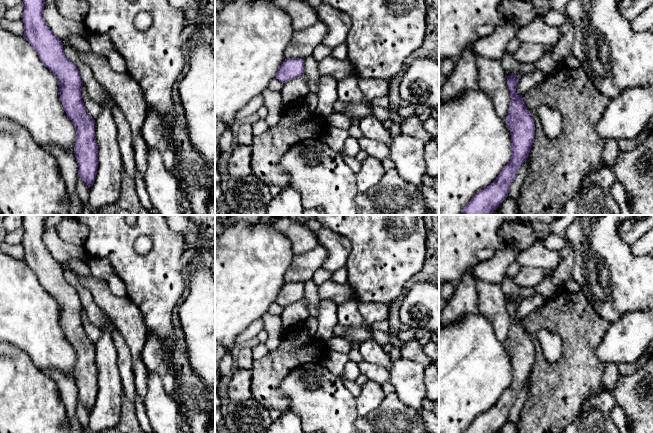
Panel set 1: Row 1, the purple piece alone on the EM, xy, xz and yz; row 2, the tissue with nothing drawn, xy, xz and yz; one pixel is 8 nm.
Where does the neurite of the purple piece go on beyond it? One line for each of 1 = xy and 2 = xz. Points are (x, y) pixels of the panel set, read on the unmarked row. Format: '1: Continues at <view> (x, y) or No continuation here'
1: No continuation here
2: No continuation here

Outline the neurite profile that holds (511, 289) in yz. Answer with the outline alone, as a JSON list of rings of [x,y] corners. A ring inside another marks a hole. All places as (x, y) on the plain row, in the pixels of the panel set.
[[[507,275],[504,276],[501,286],[507,302],[511,299],[517,299],[520,303],[523,299],[531,298],[535,294],[534,288],[519,286],[514,277]]]

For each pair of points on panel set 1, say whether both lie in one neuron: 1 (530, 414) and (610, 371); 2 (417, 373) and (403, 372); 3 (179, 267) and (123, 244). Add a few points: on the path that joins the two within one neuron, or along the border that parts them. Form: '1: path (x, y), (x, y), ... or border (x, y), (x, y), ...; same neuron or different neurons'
1: border (605, 366), (601, 387); different neurons
2: path (414, 373), (406, 373); same neuron
3: path (164, 267), (143, 267), (135, 259); same neuron

